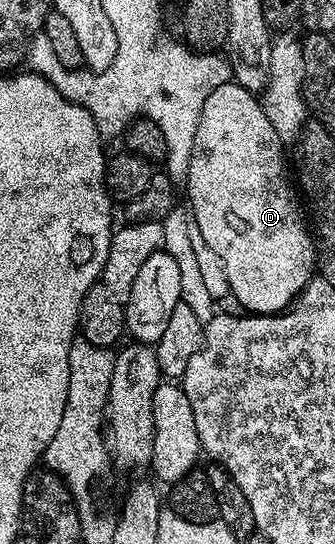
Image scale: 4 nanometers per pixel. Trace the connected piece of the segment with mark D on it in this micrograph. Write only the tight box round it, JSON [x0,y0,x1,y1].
[186,80,316,314]

